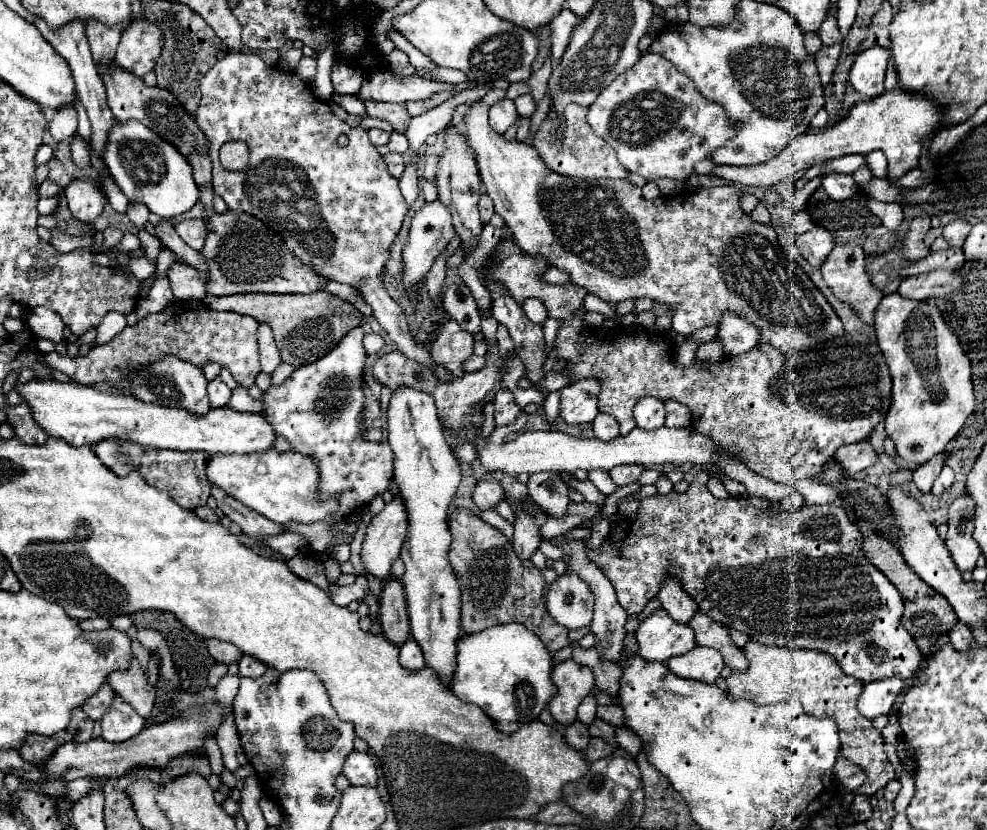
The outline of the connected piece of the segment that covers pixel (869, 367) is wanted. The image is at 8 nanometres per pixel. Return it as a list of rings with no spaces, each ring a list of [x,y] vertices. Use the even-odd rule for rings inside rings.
[[[506,236],[498,242],[492,252],[492,266],[486,272],[486,282],[494,280],[500,282],[510,298],[514,298],[520,306],[528,298],[538,298],[544,302],[548,316],[560,322],[556,334],[556,358],[566,362],[566,372],[570,382],[578,382],[582,378],[596,378],[600,380],[600,394],[598,394],[598,410],[616,416],[620,424],[620,434],[626,436],[632,428],[636,428],[632,408],[640,398],[654,396],[660,400],[676,400],[686,404],[692,412],[692,428],[696,424],[698,434],[706,434],[714,438],[718,446],[726,446],[726,450],[734,450],[738,458],[756,474],[770,478],[782,484],[794,484],[800,478],[814,478],[822,472],[822,466],[832,460],[834,452],[844,444],[856,444],[868,440],[878,426],[880,418],[890,410],[890,390],[892,378],[886,366],[886,358],[876,342],[874,330],[854,330],[844,332],[842,336],[824,342],[820,348],[782,354],[774,350],[770,344],[758,344],[750,352],[740,356],[726,356],[718,362],[702,362],[694,360],[692,366],[684,368],[678,366],[670,354],[672,338],[662,332],[648,332],[640,326],[616,326],[608,332],[602,328],[588,328],[584,324],[582,302],[588,292],[574,284],[548,284],[542,280],[542,274],[548,270],[548,262],[542,256],[528,256],[516,246],[514,238]]]

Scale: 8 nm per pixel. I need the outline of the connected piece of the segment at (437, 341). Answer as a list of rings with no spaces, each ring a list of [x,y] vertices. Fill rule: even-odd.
[[[448,320],[442,324],[430,342],[430,354],[436,364],[444,366],[452,376],[464,374],[464,360],[470,358],[474,352],[474,338],[472,334],[464,332],[458,322]]]

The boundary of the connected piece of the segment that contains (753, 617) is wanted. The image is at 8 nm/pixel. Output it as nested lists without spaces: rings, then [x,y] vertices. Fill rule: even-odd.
[[[692,482],[690,488],[684,494],[678,492],[670,492],[666,496],[656,494],[650,498],[642,498],[640,500],[640,508],[638,508],[638,516],[636,522],[630,524],[628,534],[622,540],[622,546],[618,548],[616,542],[608,536],[600,548],[588,548],[590,554],[590,562],[594,562],[604,574],[606,578],[610,578],[614,590],[616,590],[616,598],[618,604],[628,612],[628,616],[638,616],[644,606],[658,596],[660,590],[660,582],[666,580],[666,576],[674,576],[682,588],[686,588],[688,596],[694,598],[694,602],[698,604],[700,610],[704,610],[706,616],[710,616],[712,620],[720,622],[726,628],[734,628],[738,632],[744,632],[750,636],[750,640],[756,640],[760,644],[766,646],[790,646],[790,648],[806,648],[806,650],[818,650],[818,652],[826,652],[830,654],[842,668],[844,674],[854,676],[858,680],[862,680],[864,684],[874,682],[874,680],[882,680],[882,678],[890,678],[896,676],[900,680],[908,680],[912,678],[922,662],[920,650],[914,644],[914,640],[910,638],[908,630],[902,626],[902,614],[904,614],[904,602],[900,592],[892,586],[892,582],[888,578],[882,576],[882,572],[878,568],[874,568],[866,556],[860,550],[862,546],[862,536],[858,526],[846,516],[846,510],[838,504],[826,504],[826,506],[804,506],[800,510],[784,510],[780,502],[772,502],[766,498],[756,498],[756,496],[748,496],[748,498],[726,498],[726,500],[718,500],[714,498],[708,488],[700,482]],[[752,538],[758,538],[758,544],[750,544]]]

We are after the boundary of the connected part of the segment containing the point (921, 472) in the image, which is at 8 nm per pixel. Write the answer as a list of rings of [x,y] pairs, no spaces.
[[[942,452],[942,454],[934,456],[932,460],[928,460],[926,464],[914,468],[914,484],[916,484],[916,488],[918,488],[920,492],[930,492],[936,476],[938,476],[940,470],[946,466],[946,458],[948,458],[948,454]]]

